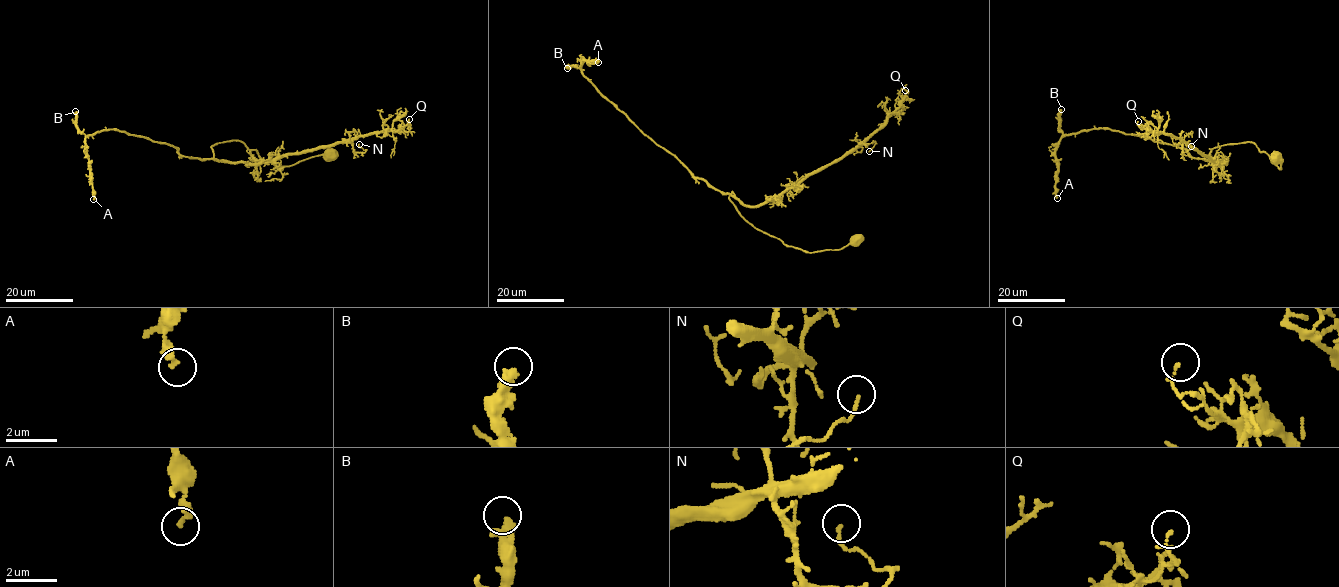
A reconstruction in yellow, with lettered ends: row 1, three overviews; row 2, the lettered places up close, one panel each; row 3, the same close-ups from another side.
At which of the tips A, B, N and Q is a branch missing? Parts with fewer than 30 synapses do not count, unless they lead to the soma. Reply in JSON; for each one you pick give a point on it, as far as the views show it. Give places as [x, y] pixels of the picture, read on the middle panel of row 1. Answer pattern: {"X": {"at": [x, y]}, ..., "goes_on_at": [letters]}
{"A": {"at": [598, 62]}, "goes_on_at": ["A"]}

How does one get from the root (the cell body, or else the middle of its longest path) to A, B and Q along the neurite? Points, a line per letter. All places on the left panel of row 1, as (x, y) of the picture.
A: (329, 154), (275, 166), (227, 140), (211, 147), (213, 159), (196, 159), (104, 129), (85, 139), (93, 199)
B: (329, 154), (275, 166), (227, 140), (211, 147), (213, 159), (189, 158), (125, 131), (85, 135), (75, 111)
Q: (329, 154), (275, 166), (239, 140), (211, 147), (215, 159), (262, 163), (396, 131), (409, 119)

